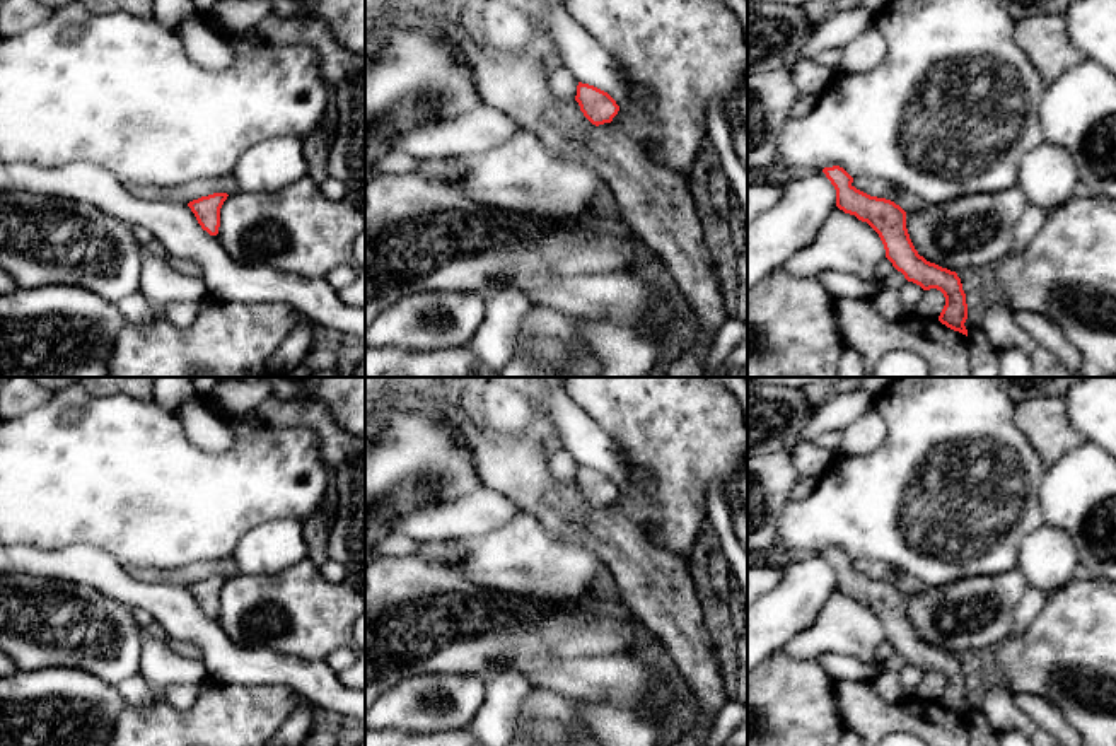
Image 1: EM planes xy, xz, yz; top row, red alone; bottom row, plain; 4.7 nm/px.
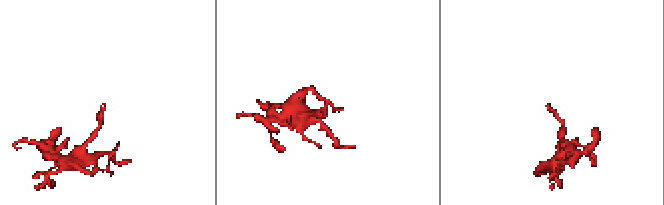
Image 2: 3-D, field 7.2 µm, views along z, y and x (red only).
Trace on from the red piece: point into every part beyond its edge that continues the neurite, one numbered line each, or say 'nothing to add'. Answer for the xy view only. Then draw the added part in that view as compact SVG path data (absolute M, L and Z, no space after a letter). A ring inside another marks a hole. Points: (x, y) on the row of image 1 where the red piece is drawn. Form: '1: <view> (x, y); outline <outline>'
1: xy (198, 188); outline M232 178L227 179L196 179L184 186L154 188L154 186L126 186L126 189L143 200L166 200L177 203L189 203L201 196L213 193L235 193L235 184Z

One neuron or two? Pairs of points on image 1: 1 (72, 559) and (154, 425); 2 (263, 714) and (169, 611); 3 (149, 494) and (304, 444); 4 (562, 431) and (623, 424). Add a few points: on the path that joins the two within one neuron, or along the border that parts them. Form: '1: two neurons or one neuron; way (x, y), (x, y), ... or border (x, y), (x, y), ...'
1: two neurons; border (41, 548), (92, 545), (103, 548), (116, 562)
2: two neurons; border (212, 680), (239, 685), (277, 683)
3: one neuron; way (188, 494), (227, 494), (265, 478)
4: two neurons; border (572, 398), (613, 439), (625, 458)

